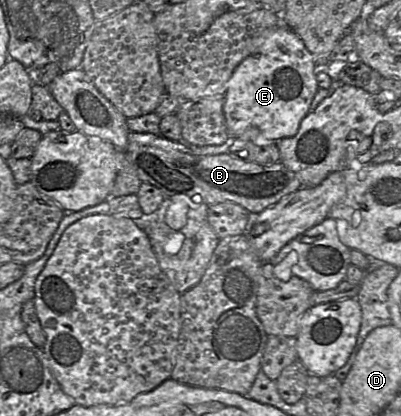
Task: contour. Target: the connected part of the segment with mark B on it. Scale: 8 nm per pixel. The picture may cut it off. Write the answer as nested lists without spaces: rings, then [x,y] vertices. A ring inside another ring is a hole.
[[[130,131],[125,154],[141,182],[158,188],[165,198],[186,195],[192,197],[194,202],[203,202],[209,206],[233,202],[250,214],[260,213],[302,187],[281,161],[262,165],[230,153],[197,155],[161,134]]]

